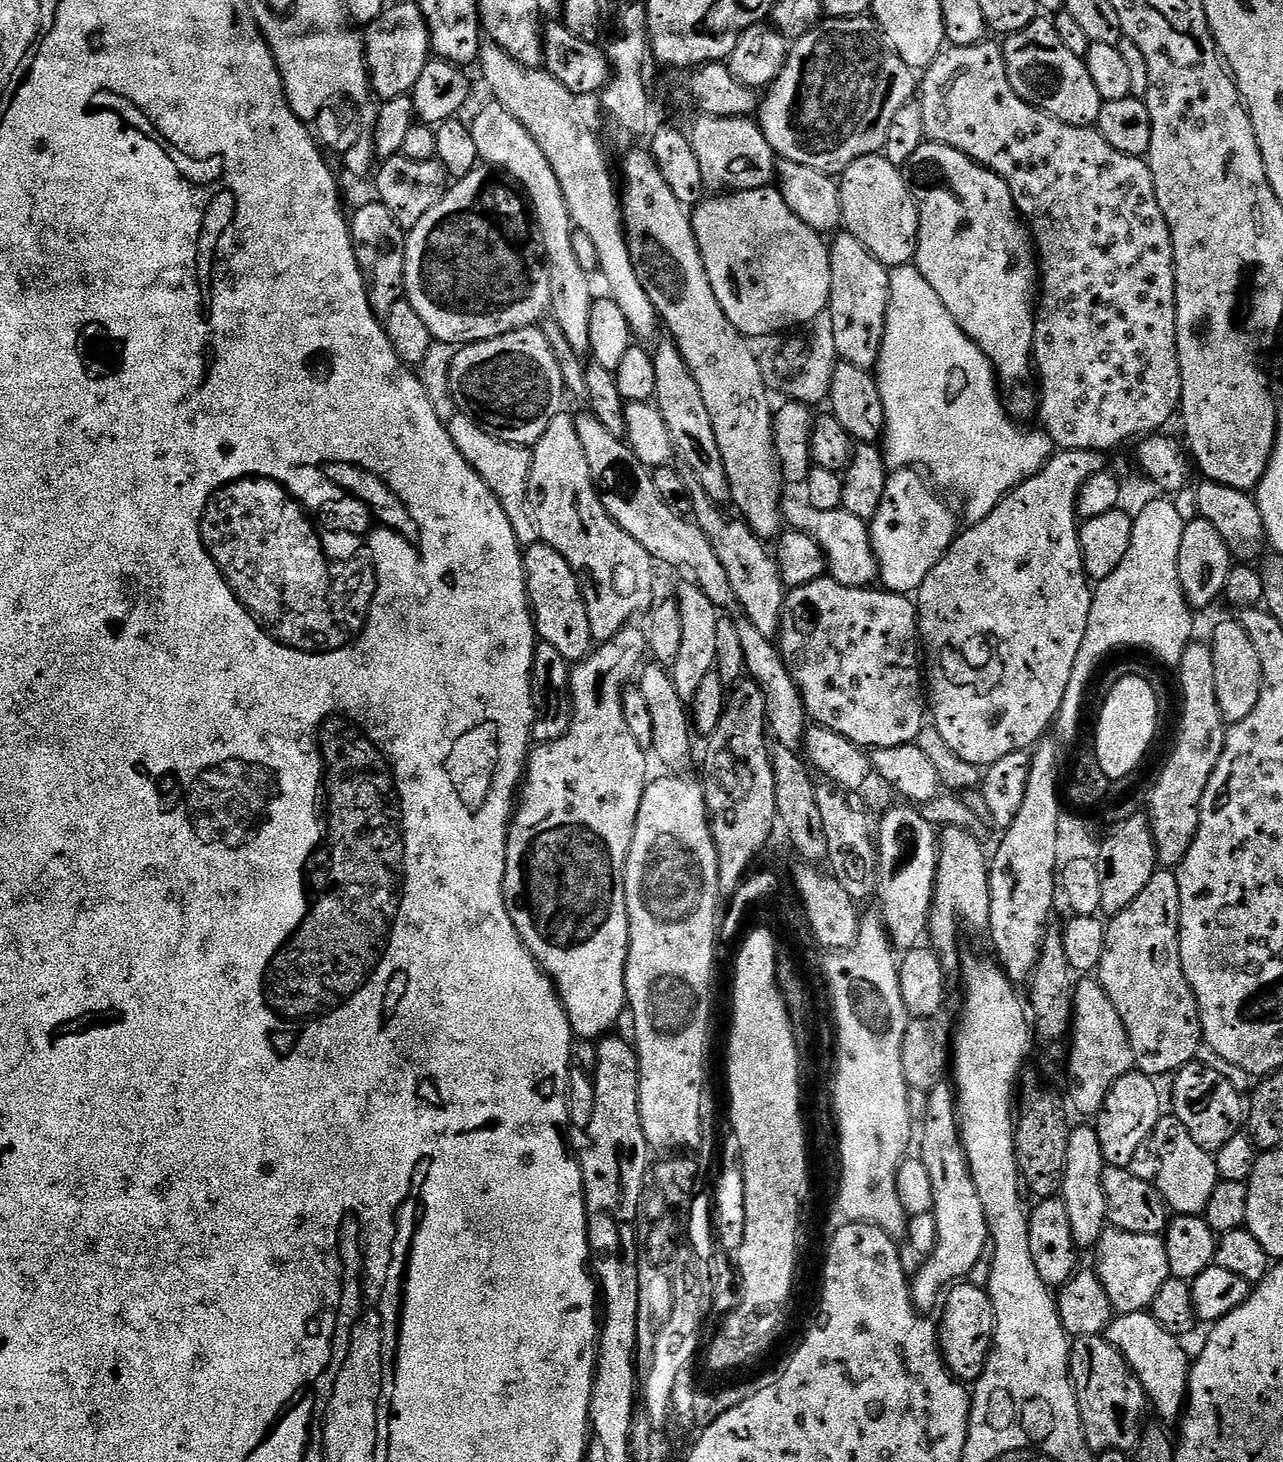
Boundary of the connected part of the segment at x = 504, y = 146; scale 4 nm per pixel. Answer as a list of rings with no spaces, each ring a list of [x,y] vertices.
[[[489,102],[484,109],[476,116],[476,121],[471,121],[472,137],[474,144],[478,146],[478,152],[485,165],[491,166],[505,174],[507,174],[515,183],[519,184],[529,205],[530,211],[535,219],[536,228],[539,229],[544,239],[544,254],[548,262],[549,268],[552,269],[552,308],[556,312],[556,324],[560,327],[560,332],[564,335],[564,340],[576,352],[584,352],[591,349],[594,344],[594,338],[586,338],[584,330],[580,328],[582,320],[591,320],[591,314],[582,312],[586,306],[592,306],[593,298],[586,298],[580,286],[580,278],[578,272],[572,268],[574,260],[572,255],[578,251],[576,240],[572,237],[574,234],[574,224],[566,224],[566,220],[562,218],[560,206],[566,206],[566,198],[562,194],[562,186],[558,182],[558,174],[554,172],[546,154],[542,152],[542,146],[534,140],[531,134],[526,130],[526,126],[522,126],[522,122],[518,122],[518,118],[514,118],[514,114],[510,114],[503,108],[501,104]]]

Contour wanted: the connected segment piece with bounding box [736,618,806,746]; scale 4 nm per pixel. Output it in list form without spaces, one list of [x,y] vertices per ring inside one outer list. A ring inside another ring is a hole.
[[[741,619],[736,624],[738,638],[741,640],[741,648],[744,651],[744,667],[747,675],[760,685],[768,704],[767,723],[770,732],[775,739],[782,744],[796,746],[801,743],[802,735],[806,729],[806,709],[801,699],[800,691],[788,672],[787,665],[780,655],[777,645],[770,642],[771,639],[759,632],[757,626],[747,619]]]

